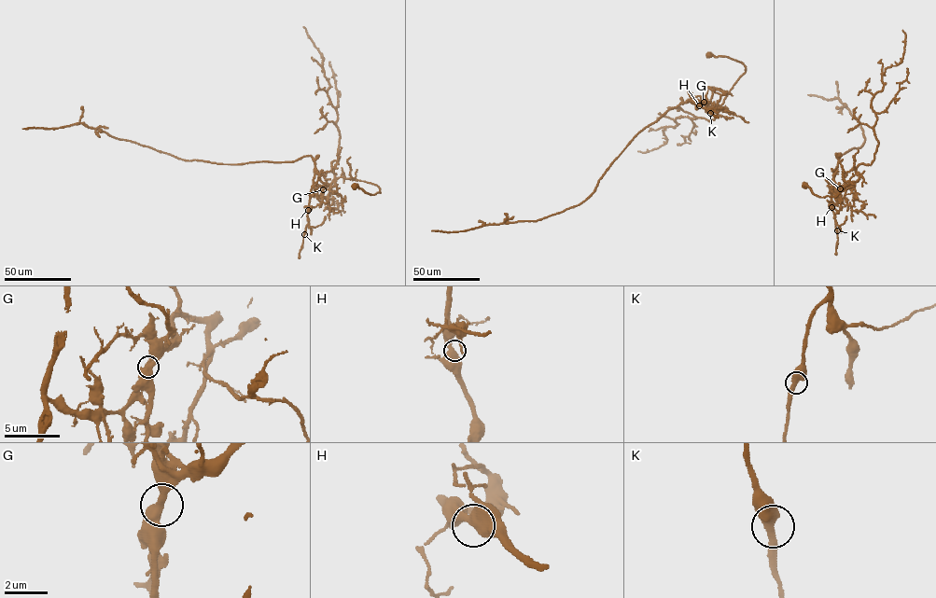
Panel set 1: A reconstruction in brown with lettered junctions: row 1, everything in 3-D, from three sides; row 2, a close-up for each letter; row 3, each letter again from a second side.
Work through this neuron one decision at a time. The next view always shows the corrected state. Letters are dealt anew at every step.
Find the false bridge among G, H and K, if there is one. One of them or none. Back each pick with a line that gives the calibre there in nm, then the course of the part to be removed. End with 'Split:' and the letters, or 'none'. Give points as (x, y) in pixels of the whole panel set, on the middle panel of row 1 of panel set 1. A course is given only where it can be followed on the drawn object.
G: 500 nm thick; foreign part runs (704, 102), (681, 103), (638, 132), (593, 192), (579, 204), (537, 220), (453, 232), (431, 230)
Split: G

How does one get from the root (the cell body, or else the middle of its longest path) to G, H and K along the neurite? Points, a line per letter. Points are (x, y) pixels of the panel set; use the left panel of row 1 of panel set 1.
G: (355, 185), (371, 195), (380, 192), (375, 184), (342, 176), (326, 184), (323, 189)
H: (355, 185), (371, 195), (380, 192), (375, 184), (339, 177), (326, 184), (320, 203), (308, 210)
K: (355, 185), (371, 195), (380, 192), (371, 183), (333, 179), (326, 184), (319, 204), (307, 209), (304, 234)

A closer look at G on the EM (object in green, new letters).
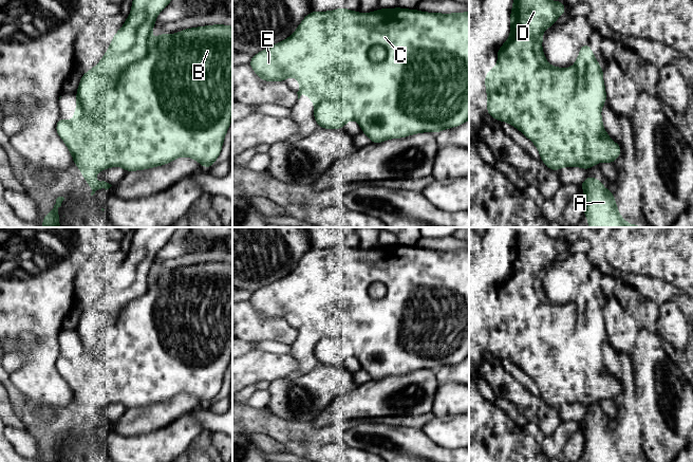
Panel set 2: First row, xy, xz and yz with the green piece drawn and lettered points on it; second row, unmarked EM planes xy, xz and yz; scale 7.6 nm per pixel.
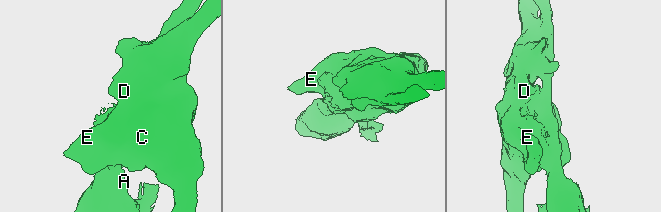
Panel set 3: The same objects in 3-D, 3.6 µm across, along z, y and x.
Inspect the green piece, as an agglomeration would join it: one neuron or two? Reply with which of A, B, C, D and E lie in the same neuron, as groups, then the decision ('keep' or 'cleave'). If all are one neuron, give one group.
A / B C D E; cleave

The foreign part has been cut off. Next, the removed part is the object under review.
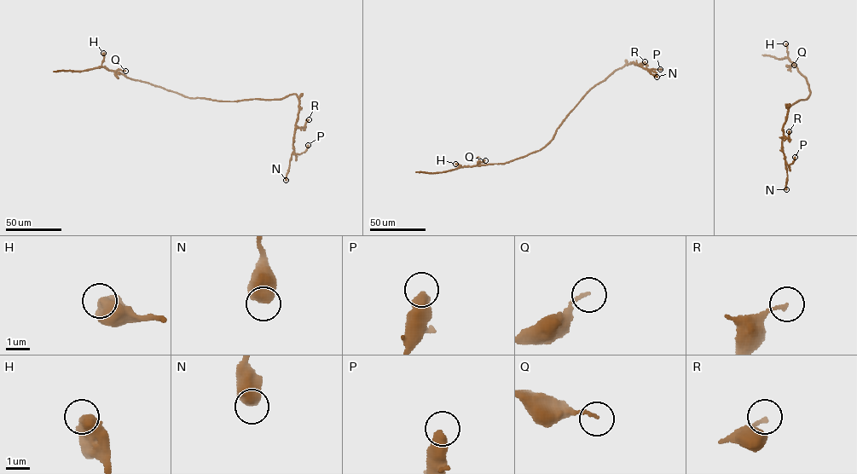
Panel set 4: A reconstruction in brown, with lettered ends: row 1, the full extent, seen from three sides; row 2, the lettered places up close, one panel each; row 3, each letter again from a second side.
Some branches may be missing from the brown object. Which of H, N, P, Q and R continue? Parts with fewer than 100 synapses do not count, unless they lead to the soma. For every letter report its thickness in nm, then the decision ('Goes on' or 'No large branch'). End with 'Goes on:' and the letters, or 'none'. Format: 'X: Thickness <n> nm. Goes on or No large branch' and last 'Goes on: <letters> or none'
H: Thickness 800 nm. No large branch
N: Thickness 650 nm. No large branch
P: Thickness 550 nm. No large branch
Q: Thickness 130 nm. No large branch
R: Thickness 140 nm. No large branch
Goes on: none

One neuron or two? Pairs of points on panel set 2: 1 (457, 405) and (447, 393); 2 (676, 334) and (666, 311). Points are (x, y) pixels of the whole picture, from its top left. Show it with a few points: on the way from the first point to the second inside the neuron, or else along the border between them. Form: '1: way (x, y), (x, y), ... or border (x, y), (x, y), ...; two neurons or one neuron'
1: way (455, 402), (450, 396); one neuron
2: way (675, 329), (671, 316); one neuron

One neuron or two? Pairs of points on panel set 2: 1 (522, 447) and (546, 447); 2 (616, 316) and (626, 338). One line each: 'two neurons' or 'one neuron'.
1: two neurons
2: one neuron

